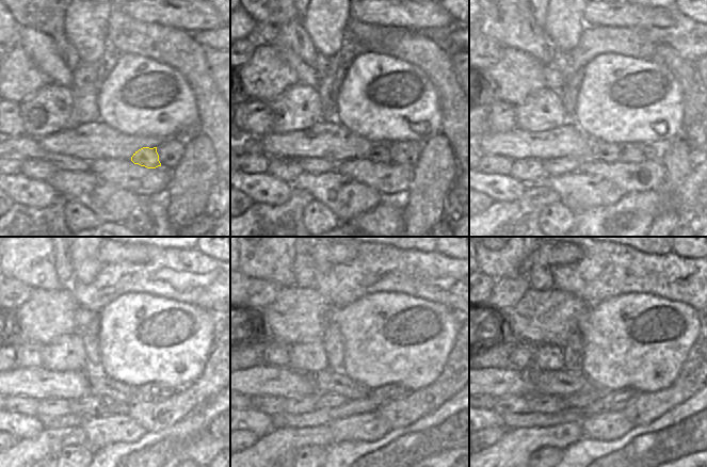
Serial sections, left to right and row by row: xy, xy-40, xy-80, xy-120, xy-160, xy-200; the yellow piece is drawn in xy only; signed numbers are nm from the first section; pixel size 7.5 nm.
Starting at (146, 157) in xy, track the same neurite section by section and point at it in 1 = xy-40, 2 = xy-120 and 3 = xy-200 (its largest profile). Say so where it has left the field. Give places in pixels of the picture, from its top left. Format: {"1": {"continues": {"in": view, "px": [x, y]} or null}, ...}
{"1": {"continues": {"in": "xy-40", "px": [380, 153]}}, "2": {"continues": {"in": "xy-120", "px": [110, 390]}}, "3": {"continues": {"in": "xy-200", "px": [562, 383]}}}

